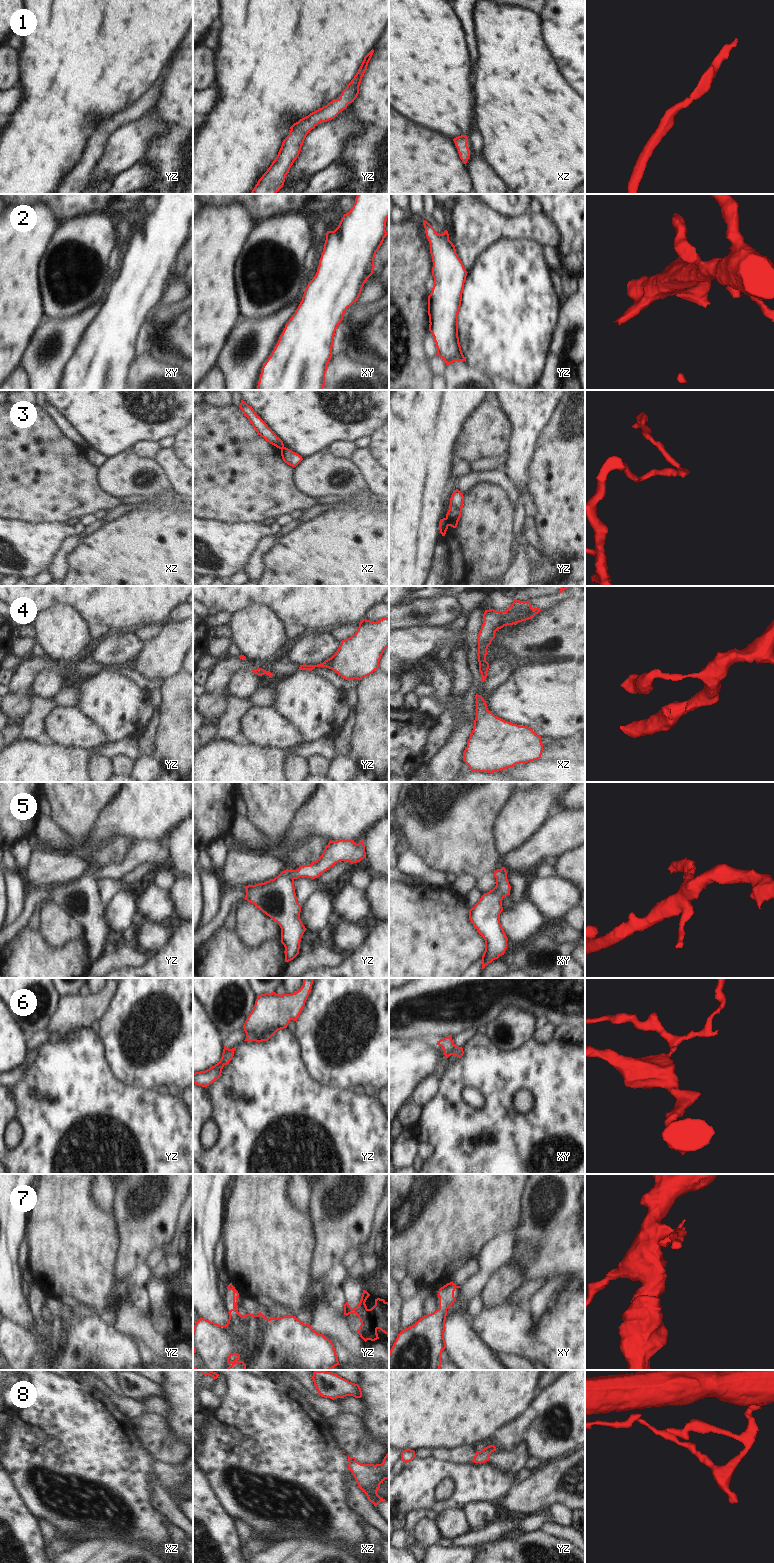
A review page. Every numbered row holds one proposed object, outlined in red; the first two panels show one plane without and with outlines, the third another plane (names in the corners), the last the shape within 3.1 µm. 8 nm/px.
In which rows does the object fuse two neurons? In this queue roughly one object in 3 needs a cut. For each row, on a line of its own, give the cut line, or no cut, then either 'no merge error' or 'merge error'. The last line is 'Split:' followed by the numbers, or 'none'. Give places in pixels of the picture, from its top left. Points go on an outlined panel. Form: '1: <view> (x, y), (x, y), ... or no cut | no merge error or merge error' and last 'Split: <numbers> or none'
1: no cut | no merge error
2: no cut | no merge error
3: yz (446, 517), (448, 525) | merge error
4: no cut | no merge error
5: no cut | no merge error
6: no cut | no merge error
7: no cut | no merge error
8: no cut | no merge error
Split: 3

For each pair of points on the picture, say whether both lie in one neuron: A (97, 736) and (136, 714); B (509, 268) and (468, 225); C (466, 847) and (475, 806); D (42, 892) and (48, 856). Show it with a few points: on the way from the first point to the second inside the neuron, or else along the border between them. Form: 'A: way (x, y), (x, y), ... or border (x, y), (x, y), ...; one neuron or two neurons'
A: border (87, 715), (103, 731), (107, 741); two neurons
B: border (512, 240), (500, 238), (490, 244), (473, 263); two neurons
C: way (466, 837), (466, 816); one neuron
D: border (48, 886), (33, 887); two neurons

